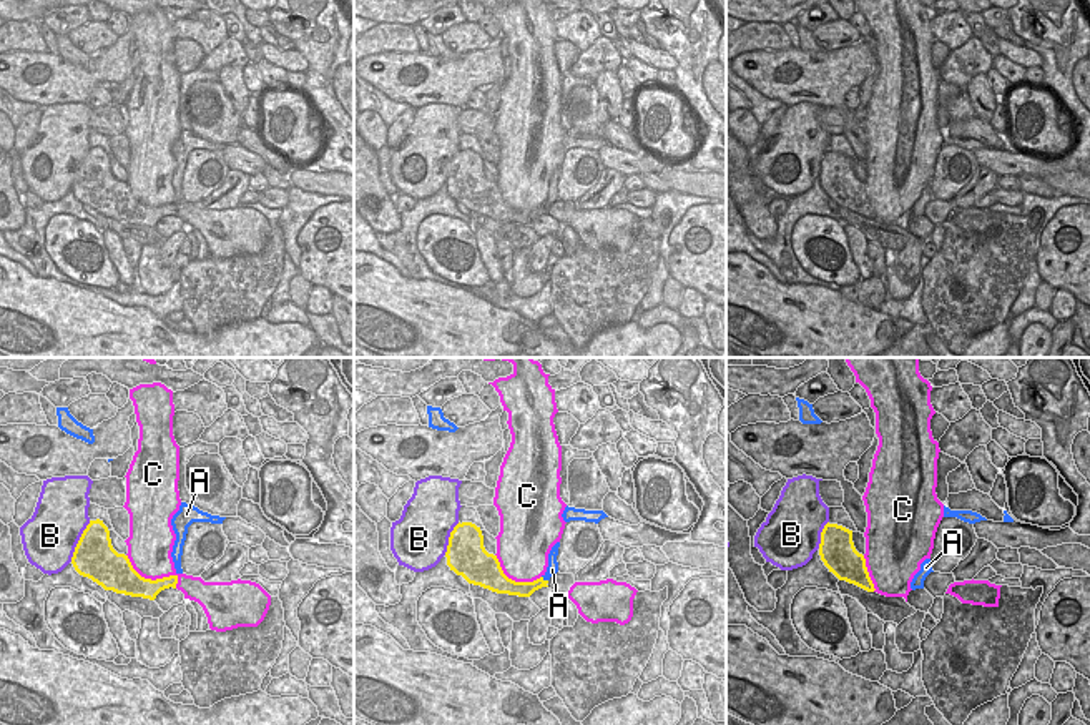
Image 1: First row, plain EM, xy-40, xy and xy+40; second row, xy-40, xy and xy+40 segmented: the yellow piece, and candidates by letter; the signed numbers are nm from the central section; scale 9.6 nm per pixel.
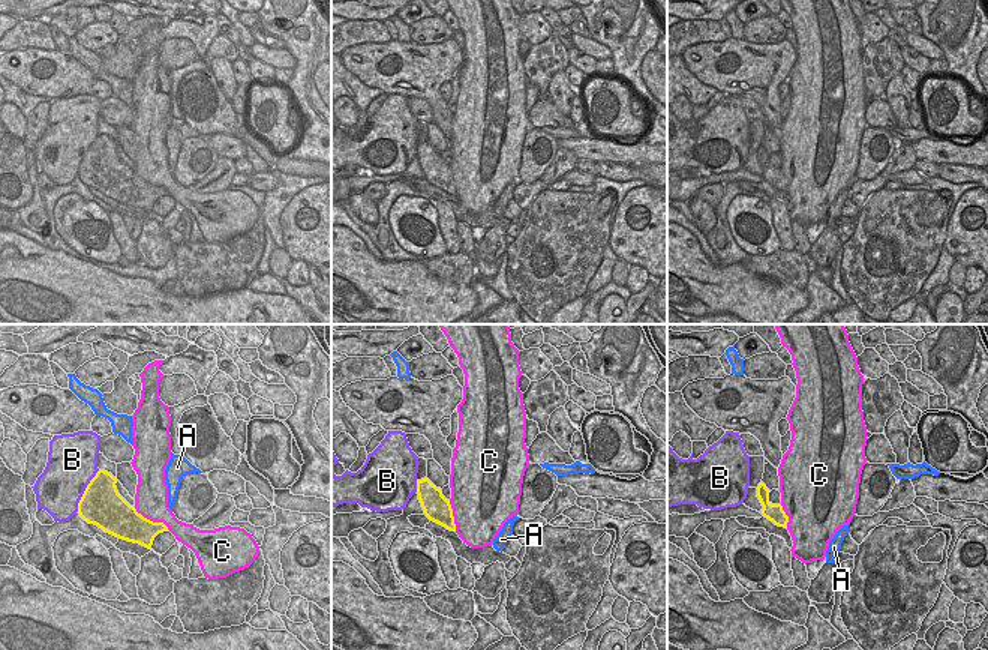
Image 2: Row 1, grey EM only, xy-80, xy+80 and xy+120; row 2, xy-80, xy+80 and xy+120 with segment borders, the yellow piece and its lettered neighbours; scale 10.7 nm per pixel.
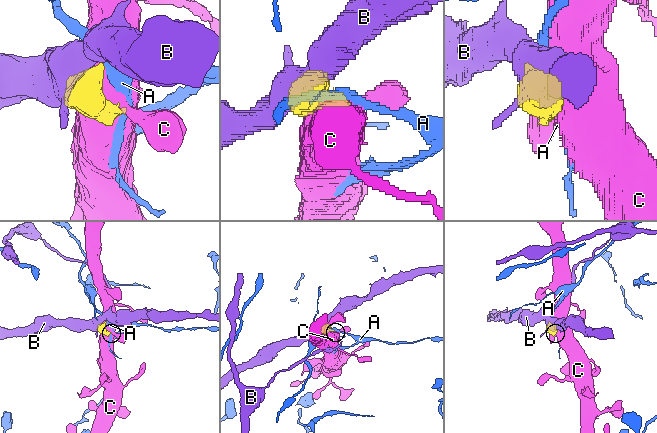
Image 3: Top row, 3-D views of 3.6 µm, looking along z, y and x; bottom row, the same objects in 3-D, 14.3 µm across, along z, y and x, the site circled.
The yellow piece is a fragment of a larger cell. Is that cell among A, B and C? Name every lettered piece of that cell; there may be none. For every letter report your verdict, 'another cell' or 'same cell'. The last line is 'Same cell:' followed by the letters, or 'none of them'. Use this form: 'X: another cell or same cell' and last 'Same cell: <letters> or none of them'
A: another cell
B: another cell
C: another cell
Same cell: none of them

